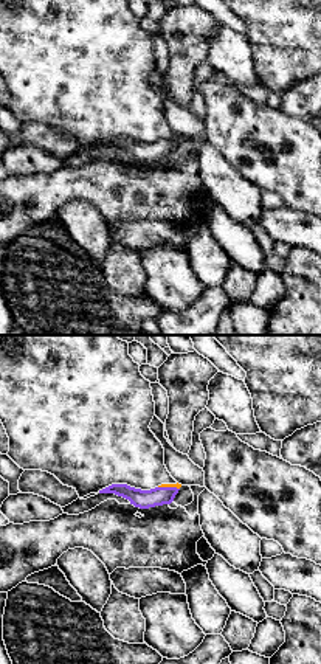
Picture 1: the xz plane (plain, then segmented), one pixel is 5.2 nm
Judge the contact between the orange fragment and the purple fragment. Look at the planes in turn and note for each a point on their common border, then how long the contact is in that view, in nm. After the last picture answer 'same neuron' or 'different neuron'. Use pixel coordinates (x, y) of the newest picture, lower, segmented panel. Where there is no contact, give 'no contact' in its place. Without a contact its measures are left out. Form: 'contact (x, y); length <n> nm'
contact (169, 486); length 110 nm

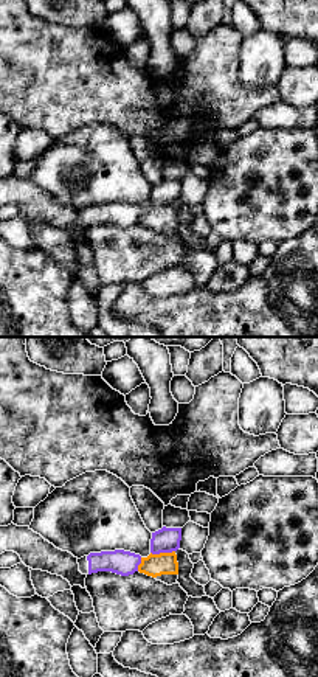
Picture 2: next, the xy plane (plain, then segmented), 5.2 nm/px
contact (162, 553); length 130 nm

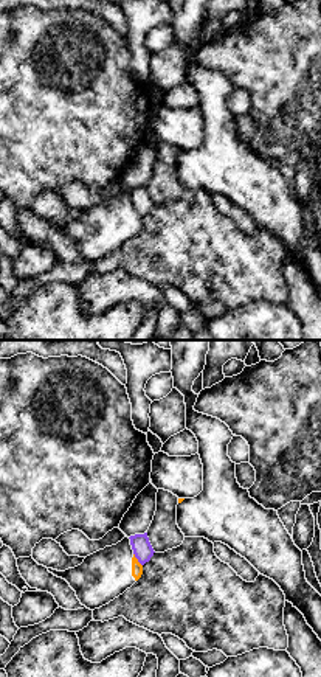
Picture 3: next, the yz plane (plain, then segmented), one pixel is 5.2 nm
contact (137, 559); length 80 nm

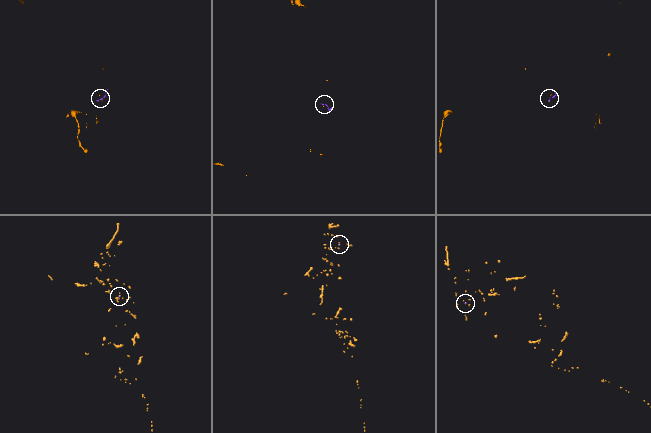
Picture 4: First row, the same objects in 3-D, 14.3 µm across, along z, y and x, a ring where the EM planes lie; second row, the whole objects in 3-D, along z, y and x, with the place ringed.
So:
different neuron

